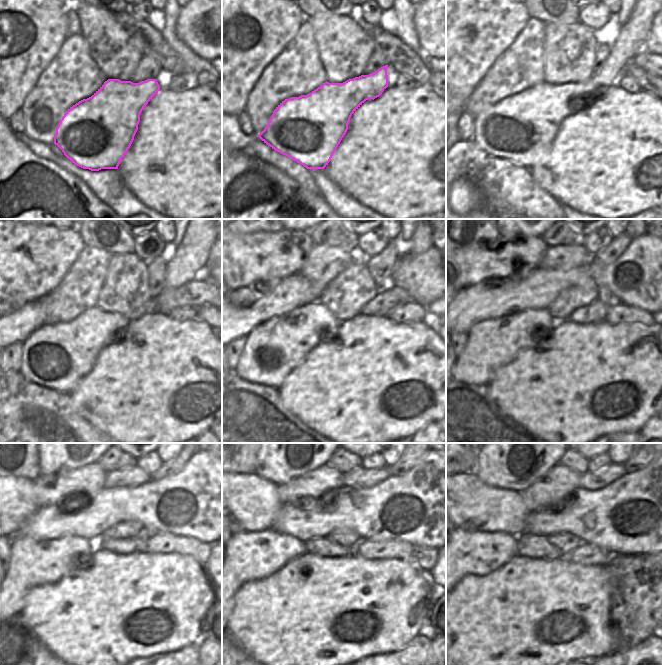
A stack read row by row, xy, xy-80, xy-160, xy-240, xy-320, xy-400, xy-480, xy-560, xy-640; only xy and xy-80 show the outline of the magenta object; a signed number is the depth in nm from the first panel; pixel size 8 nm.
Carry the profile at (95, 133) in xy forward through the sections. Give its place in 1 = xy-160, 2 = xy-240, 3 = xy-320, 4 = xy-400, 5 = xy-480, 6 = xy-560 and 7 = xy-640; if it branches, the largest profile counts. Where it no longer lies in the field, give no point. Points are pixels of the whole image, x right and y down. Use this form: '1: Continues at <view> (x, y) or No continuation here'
1: Continues at xy-160 (520, 128)
2: Continues at xy-240 (58, 356)
3: Continues at xy-320 (273, 348)
4: Continues at xy-400 (493, 343)
5: Continues at xy-480 (32, 563)
6: Continues at xy-560 (255, 555)
7: Continues at xy-640 (466, 552).

